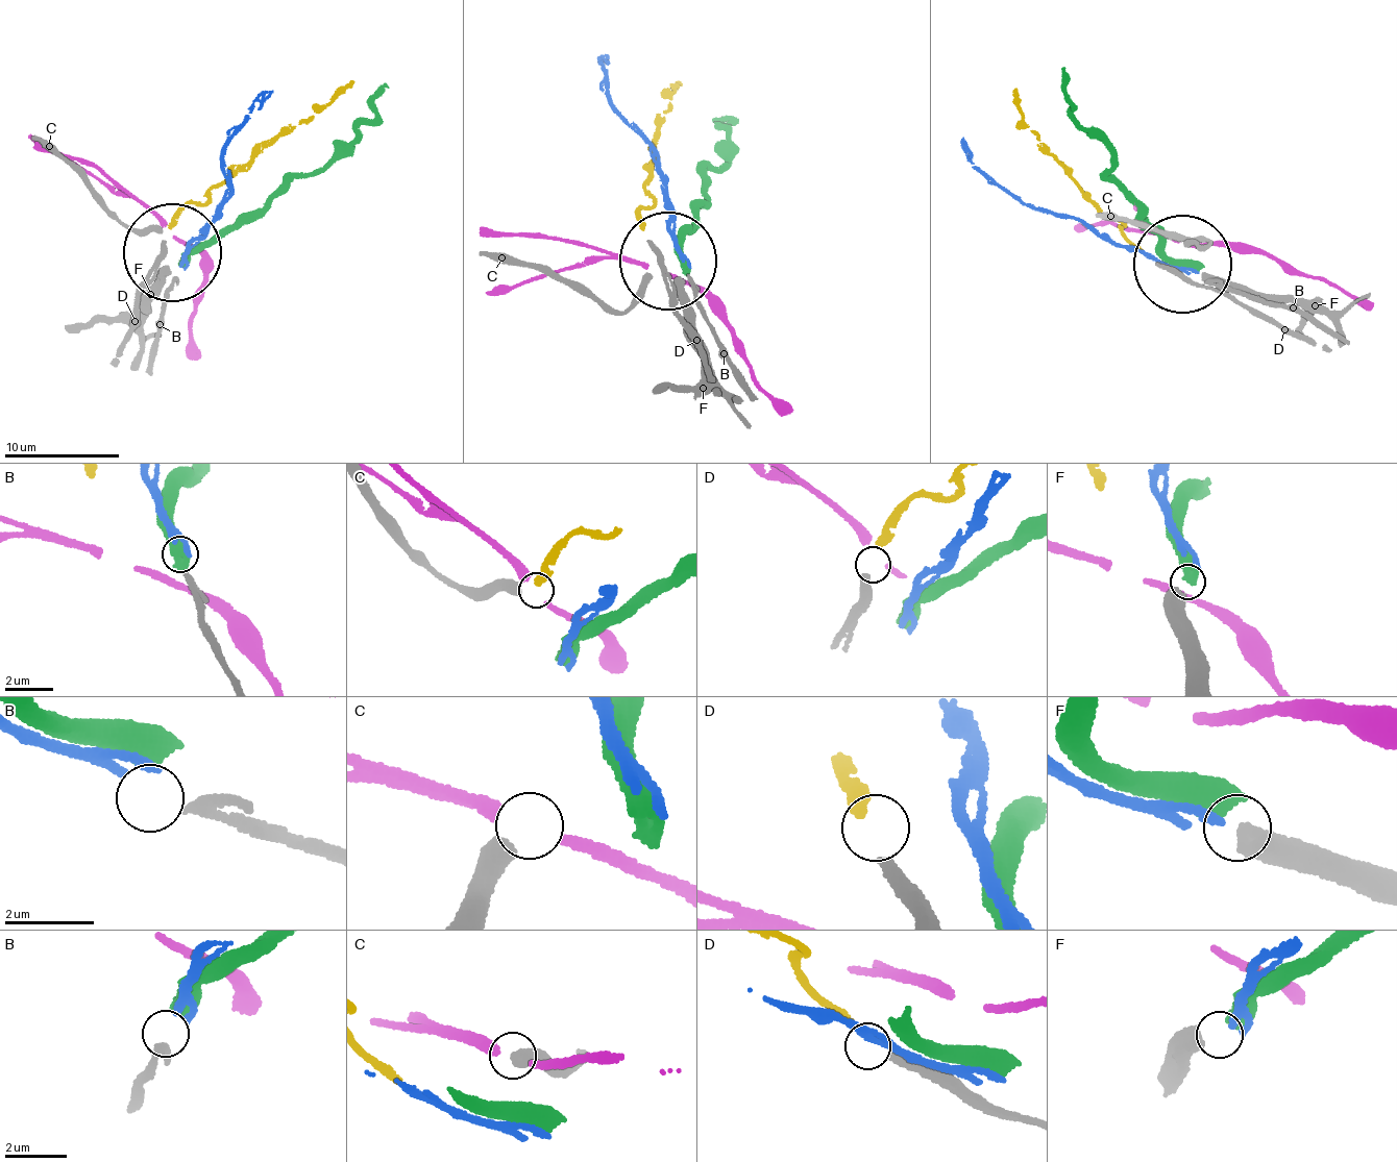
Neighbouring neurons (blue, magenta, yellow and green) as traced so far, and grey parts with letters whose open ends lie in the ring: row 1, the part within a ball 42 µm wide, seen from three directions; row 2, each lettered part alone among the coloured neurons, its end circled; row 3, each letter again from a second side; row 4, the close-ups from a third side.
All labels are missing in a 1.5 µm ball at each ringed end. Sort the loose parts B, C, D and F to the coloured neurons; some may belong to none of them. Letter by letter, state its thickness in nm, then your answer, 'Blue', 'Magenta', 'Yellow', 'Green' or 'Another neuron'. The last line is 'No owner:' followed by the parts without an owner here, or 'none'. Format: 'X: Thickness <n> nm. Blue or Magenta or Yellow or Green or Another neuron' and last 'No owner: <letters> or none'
B: Thickness 280 nm. Blue
C: Thickness 480 nm. Another neuron
D: Thickness 320 nm. Yellow
F: Thickness 600 nm. Green
No owner: C

